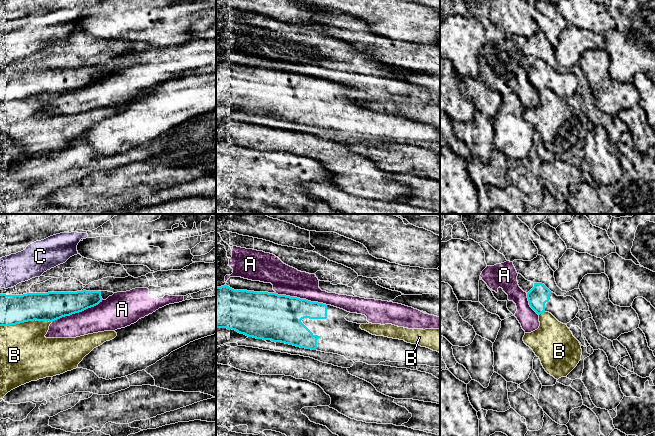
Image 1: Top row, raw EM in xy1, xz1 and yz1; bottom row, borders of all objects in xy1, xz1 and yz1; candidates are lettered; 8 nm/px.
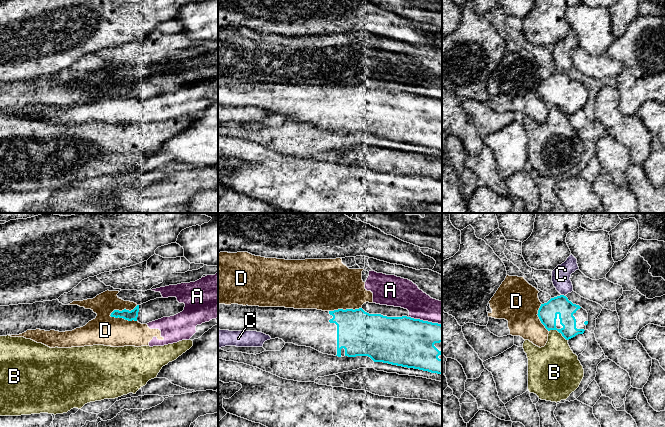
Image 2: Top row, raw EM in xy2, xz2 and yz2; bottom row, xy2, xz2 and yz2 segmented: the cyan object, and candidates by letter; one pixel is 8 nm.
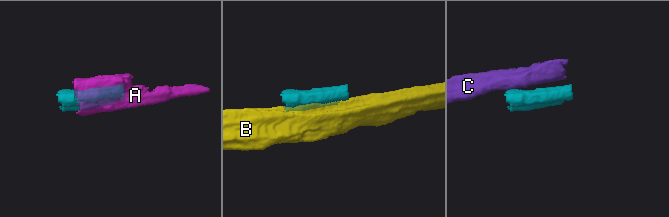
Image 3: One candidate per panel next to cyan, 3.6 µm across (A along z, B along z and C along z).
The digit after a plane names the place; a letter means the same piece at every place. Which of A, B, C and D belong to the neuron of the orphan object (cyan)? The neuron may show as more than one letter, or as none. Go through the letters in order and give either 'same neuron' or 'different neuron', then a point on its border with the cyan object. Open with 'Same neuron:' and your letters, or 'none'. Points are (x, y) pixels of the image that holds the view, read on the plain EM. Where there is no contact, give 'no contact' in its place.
Same neuron: none
A: different neuron; contact xy1 (77, 88)
B: different neuron; contact xy1 (25, 97)
C: different neuron; contact yz2 (563, 71)
D: different neuron; contact xy2 (124, 85)

